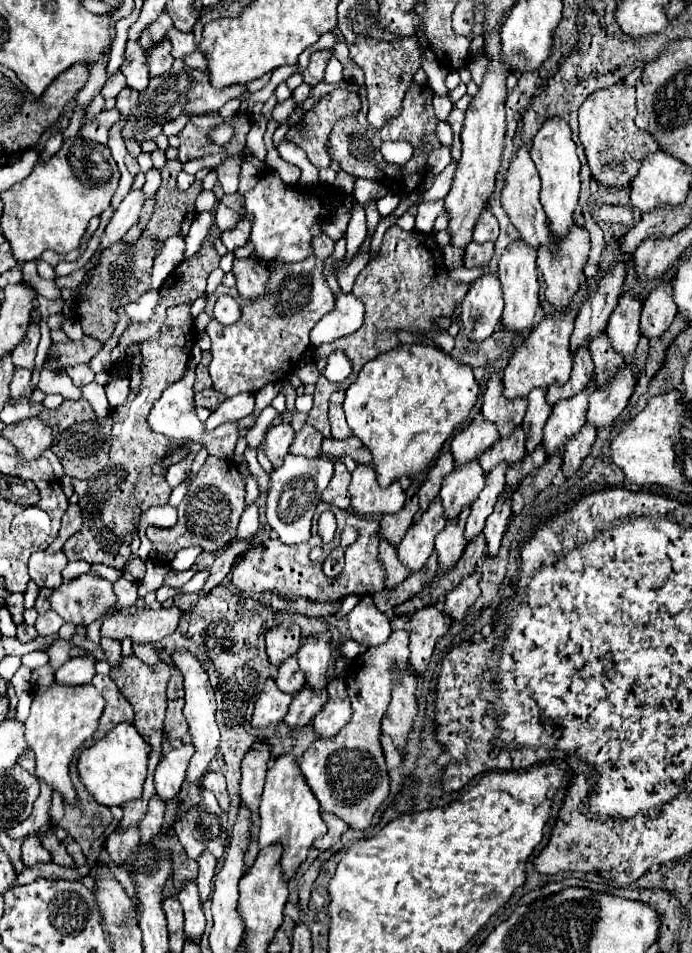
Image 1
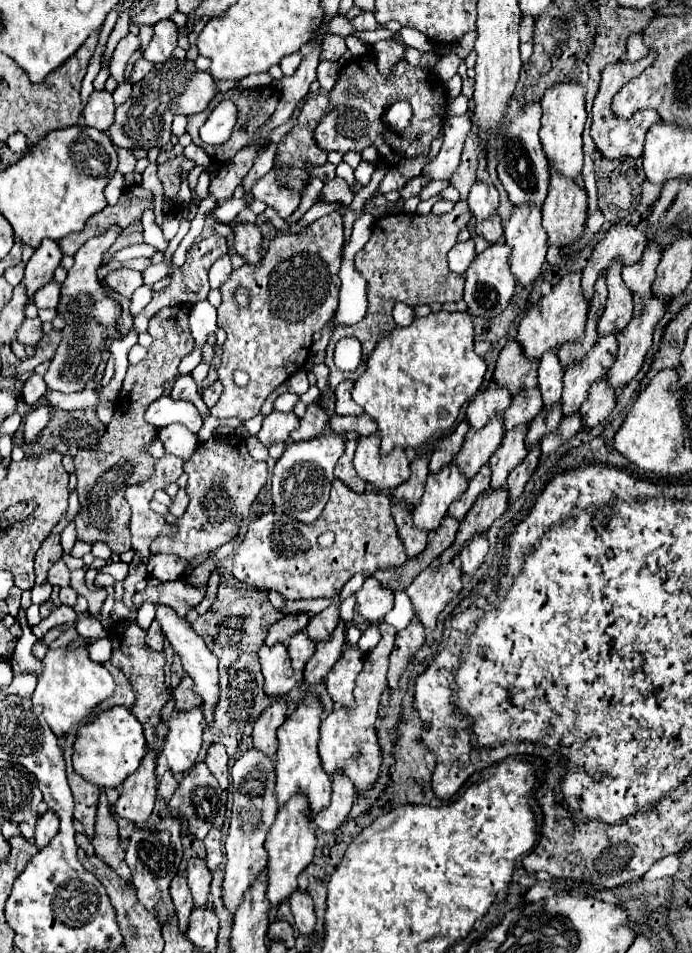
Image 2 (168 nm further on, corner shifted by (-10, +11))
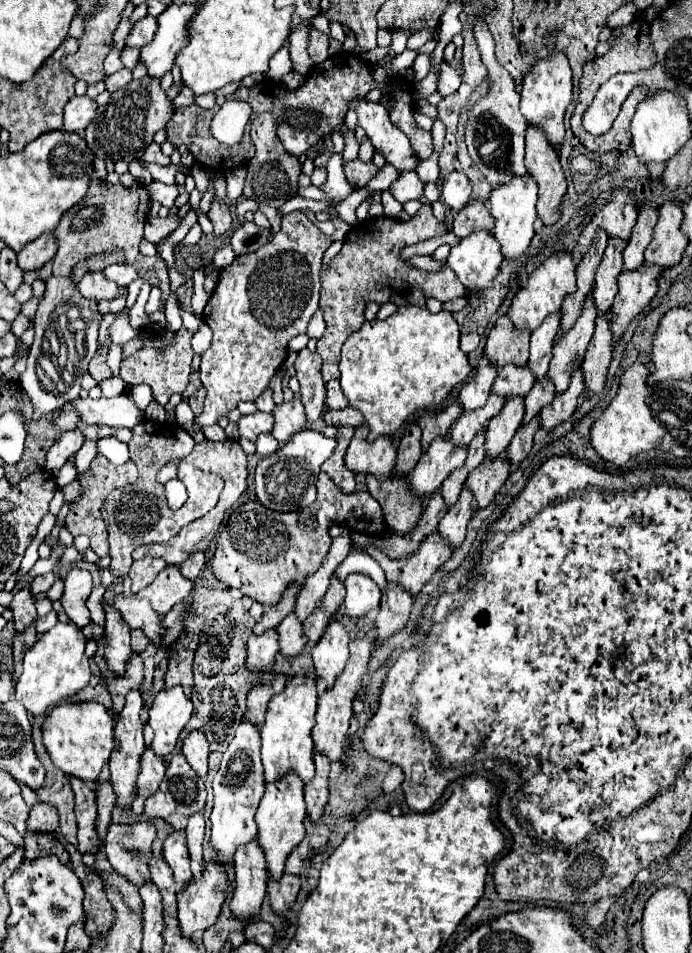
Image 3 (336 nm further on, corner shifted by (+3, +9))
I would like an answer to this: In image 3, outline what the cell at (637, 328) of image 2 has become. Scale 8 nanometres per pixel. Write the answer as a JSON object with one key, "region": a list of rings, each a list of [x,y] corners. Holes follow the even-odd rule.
{"region":[[[646,263],[640,265],[636,271],[622,271],[618,277],[620,291],[612,305],[612,331],[614,341],[622,337],[630,321],[648,307],[650,299],[658,291],[658,279],[660,267],[648,267]]]}

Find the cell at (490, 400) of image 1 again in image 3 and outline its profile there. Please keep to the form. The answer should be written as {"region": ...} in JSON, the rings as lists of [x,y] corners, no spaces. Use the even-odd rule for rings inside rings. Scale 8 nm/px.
{"region":[[[502,315],[486,335],[486,357],[498,367],[508,363],[522,367],[528,361],[528,339],[530,331],[516,331],[512,319]]]}

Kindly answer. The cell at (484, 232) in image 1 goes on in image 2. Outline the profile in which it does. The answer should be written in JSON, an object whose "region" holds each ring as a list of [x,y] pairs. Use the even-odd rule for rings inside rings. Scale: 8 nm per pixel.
{"region":[[[475,183],[471,187],[471,193],[469,193],[469,209],[473,213],[473,217],[477,221],[487,221],[489,217],[497,215],[497,207],[499,207],[499,193],[493,185],[487,185],[487,183]]]}

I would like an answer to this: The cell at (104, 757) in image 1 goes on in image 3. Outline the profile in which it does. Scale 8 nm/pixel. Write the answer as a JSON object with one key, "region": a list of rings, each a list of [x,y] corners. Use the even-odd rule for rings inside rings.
{"region":[[[68,701],[54,707],[42,721],[42,743],[58,769],[82,781],[96,781],[102,767],[108,763],[112,749],[118,745],[114,739],[114,719],[104,705]]]}

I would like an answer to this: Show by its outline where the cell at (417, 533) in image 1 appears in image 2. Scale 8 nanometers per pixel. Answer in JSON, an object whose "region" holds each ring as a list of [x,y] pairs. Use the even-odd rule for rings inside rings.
{"region":[[[449,463],[439,473],[431,473],[425,485],[421,503],[413,509],[413,525],[419,531],[433,533],[439,529],[447,509],[467,489],[467,479],[459,473],[455,463]]]}

